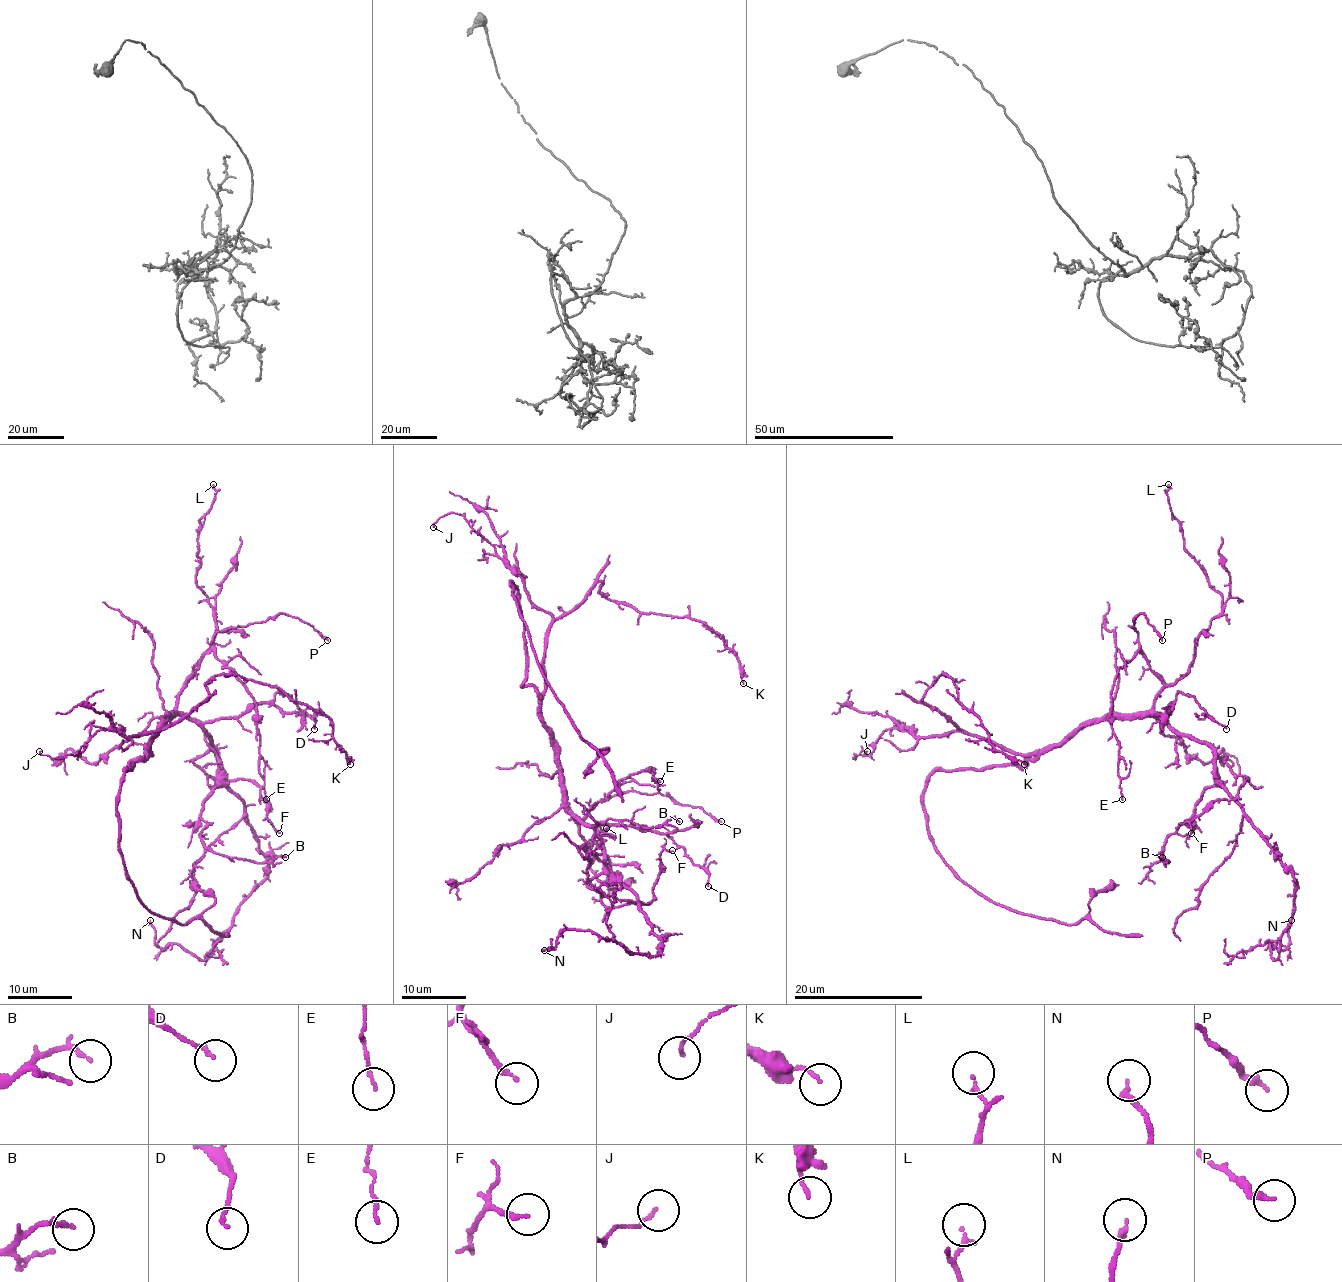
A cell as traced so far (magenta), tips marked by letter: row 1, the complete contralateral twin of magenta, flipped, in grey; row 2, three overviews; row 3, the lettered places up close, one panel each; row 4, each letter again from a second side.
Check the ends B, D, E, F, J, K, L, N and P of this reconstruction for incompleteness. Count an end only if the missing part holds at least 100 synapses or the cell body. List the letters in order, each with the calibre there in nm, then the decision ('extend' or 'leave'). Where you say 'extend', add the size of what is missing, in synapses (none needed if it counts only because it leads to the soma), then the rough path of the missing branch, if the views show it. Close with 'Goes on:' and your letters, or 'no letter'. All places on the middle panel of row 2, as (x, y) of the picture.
B: calibre 170 nm; leave
D: calibre 130 nm; leave
E: calibre 100 nm; leave
F: calibre 170 nm; leave
J: calibre 110 nm; leave
K: calibre 110 nm; leave
L: calibre 140 nm; leave
N: calibre 190 nm; leave
P: calibre 240 nm; leave
Goes on: no letter

